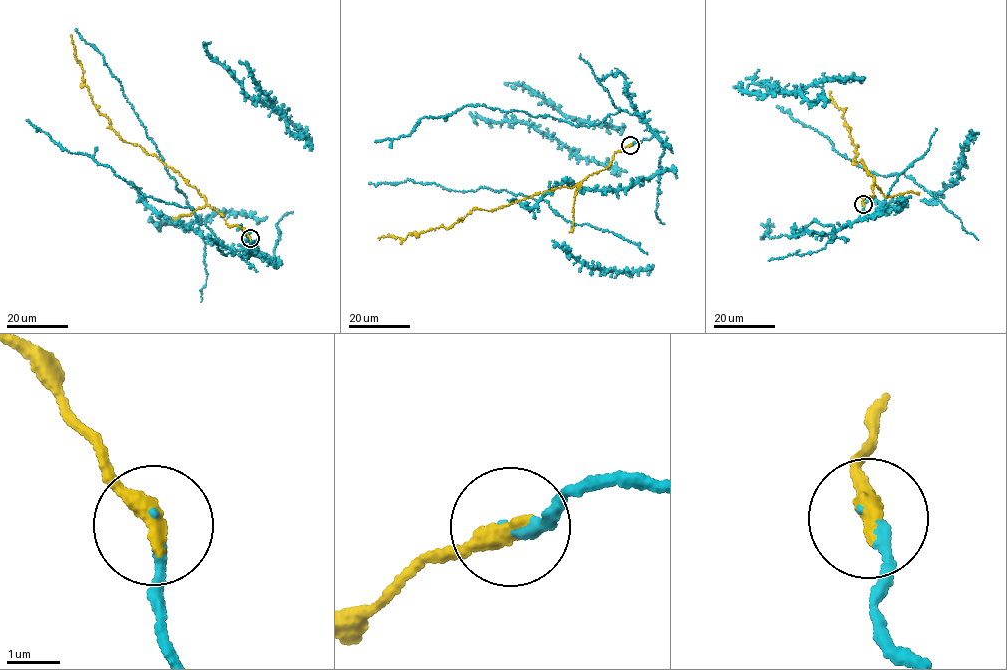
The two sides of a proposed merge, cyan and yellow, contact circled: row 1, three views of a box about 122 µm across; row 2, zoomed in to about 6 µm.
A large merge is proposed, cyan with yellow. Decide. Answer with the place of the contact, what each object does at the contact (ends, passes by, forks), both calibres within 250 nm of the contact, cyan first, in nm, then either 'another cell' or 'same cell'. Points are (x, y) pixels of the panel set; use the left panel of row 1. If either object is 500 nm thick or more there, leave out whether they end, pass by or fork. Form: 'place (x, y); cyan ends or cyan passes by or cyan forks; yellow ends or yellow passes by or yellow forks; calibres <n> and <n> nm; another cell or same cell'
place (250, 238); cyan ends; yellow ends; calibres 240 and 380 nm; same cell

